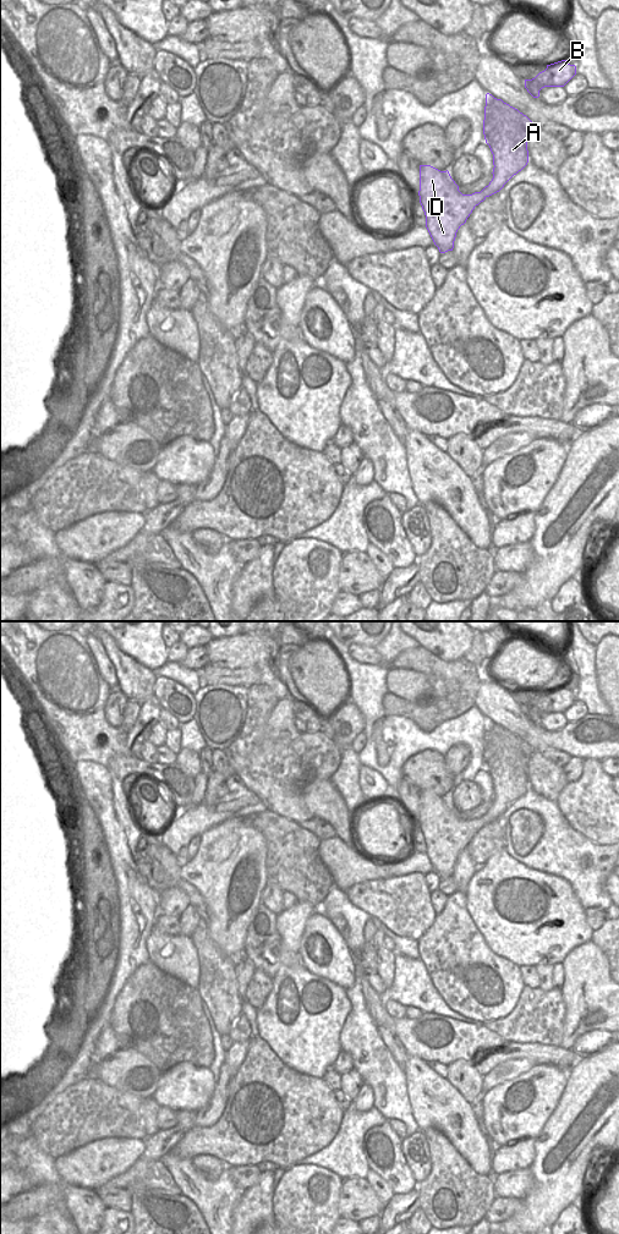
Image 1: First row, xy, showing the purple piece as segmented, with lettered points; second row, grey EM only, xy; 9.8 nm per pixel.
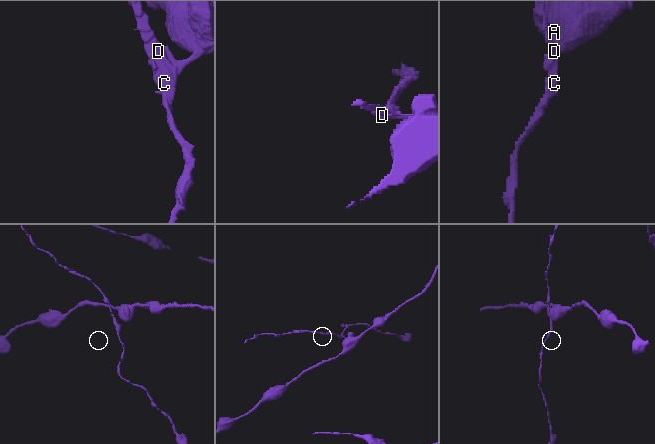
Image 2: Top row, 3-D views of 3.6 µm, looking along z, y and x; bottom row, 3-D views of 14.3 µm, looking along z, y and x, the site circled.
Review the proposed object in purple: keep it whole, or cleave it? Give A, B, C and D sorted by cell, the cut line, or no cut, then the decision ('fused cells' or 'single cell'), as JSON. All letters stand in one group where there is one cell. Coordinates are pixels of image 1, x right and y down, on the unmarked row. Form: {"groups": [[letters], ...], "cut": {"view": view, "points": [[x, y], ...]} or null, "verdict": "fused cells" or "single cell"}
{"groups": [["A", "B"], ["C", "D"]], "cut": {"view": "xy", "points": [[481, 817], [486, 822]]}, "verdict": "fused cells"}

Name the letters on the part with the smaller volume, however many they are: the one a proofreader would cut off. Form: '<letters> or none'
C, D

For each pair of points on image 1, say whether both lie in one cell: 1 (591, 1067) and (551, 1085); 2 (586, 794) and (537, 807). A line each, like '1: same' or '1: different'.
1: different
2: different

